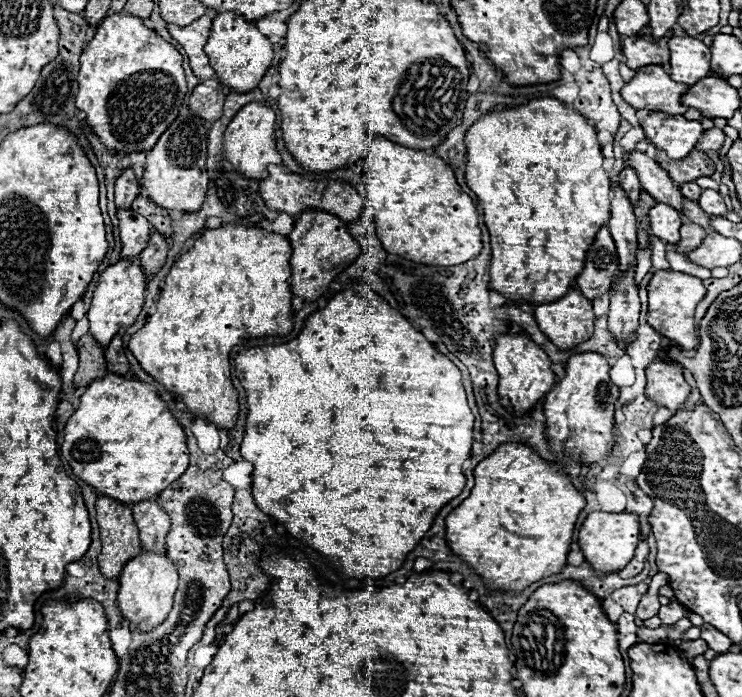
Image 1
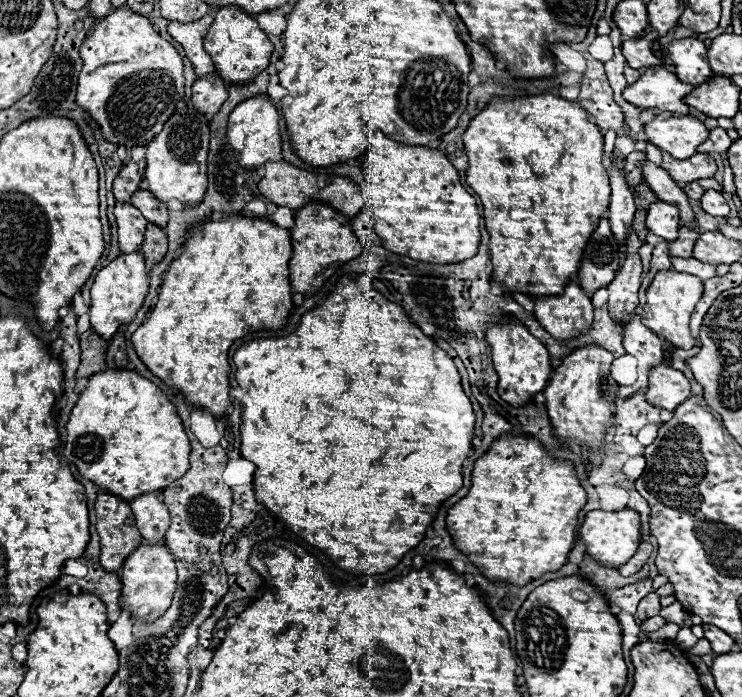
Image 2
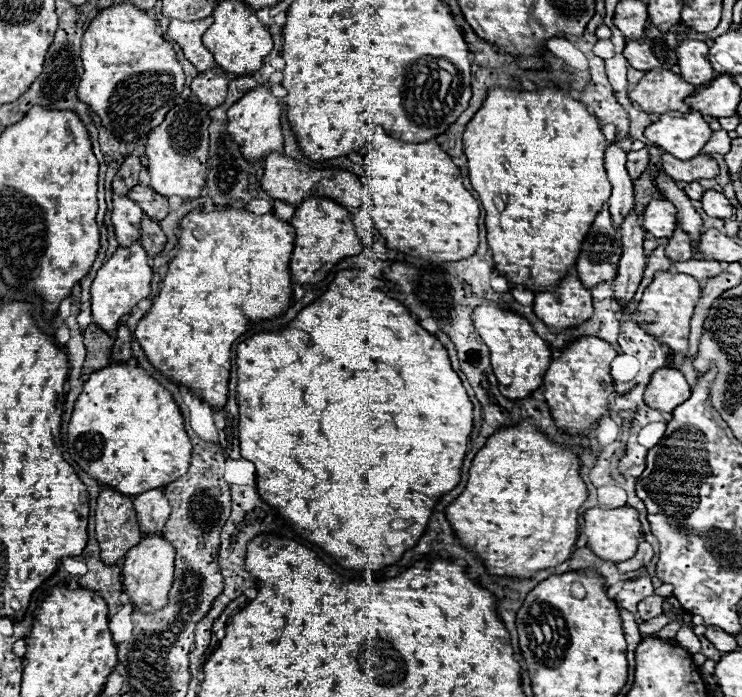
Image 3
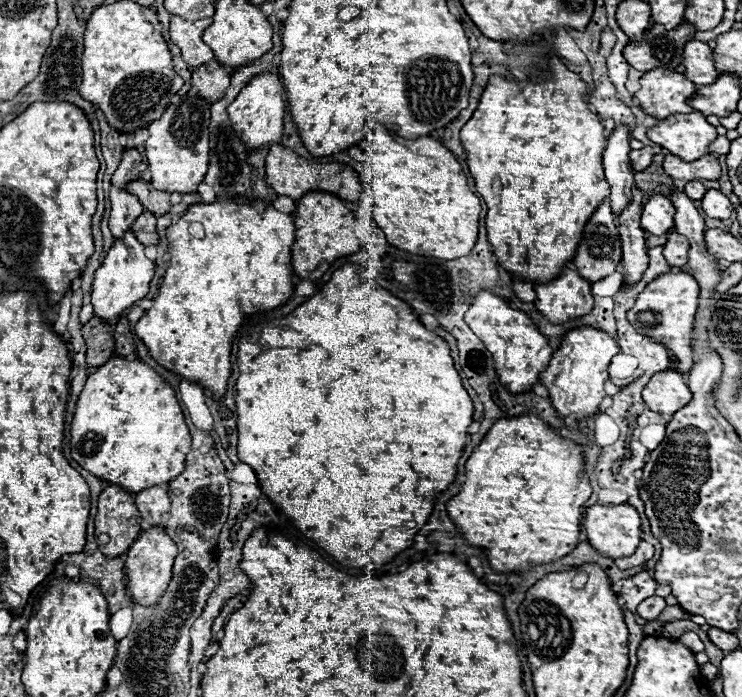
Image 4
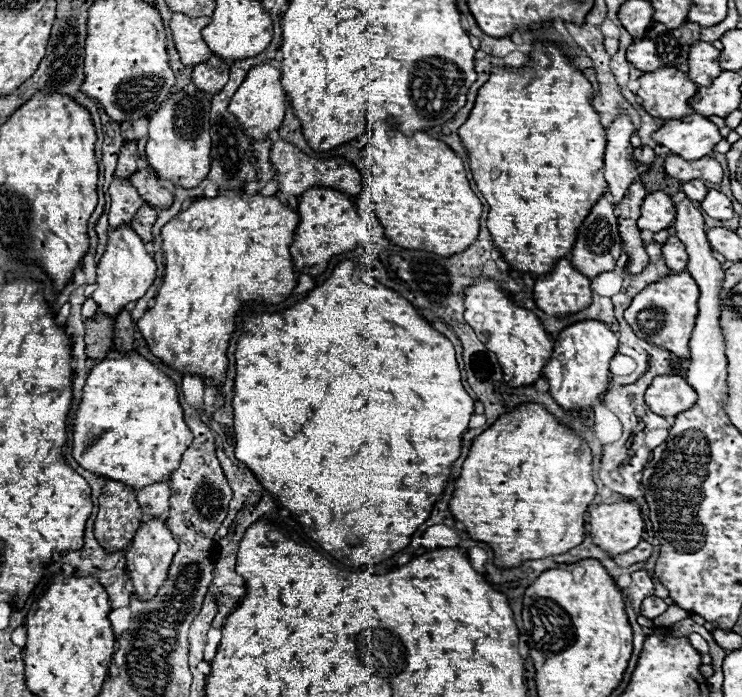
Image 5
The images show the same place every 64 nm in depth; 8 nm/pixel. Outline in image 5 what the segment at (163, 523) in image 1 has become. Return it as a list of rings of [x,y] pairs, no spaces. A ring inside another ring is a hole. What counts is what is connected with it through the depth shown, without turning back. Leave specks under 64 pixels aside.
[[[158,482],[158,484],[138,490],[136,498],[138,498],[138,504],[140,504],[146,520],[160,518],[162,514],[168,512],[168,498],[170,498],[168,482]]]

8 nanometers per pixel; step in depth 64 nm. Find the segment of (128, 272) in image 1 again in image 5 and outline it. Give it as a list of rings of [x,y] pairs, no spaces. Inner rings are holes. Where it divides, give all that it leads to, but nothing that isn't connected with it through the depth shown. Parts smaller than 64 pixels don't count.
[[[120,226],[118,230],[108,232],[108,246],[98,262],[98,288],[92,294],[92,300],[98,304],[98,310],[108,316],[116,316],[124,310],[128,302],[134,302],[146,294],[152,280],[156,276],[156,264],[154,258],[146,254],[144,242],[138,238],[138,234],[128,226]]]

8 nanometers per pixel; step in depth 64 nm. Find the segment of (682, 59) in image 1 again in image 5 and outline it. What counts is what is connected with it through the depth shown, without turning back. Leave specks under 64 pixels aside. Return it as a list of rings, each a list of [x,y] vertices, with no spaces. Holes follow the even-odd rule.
[[[696,42],[694,46],[690,46],[688,78],[694,80],[698,86],[710,86],[712,80],[718,78],[718,74],[722,72],[718,66],[718,56],[720,50],[716,50],[708,42]]]

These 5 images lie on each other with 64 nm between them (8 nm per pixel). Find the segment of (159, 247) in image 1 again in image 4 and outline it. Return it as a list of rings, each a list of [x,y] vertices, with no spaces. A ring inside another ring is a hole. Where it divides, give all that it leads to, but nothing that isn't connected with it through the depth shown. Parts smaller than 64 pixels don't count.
[[[144,212],[136,222],[132,232],[136,234],[136,238],[144,244],[144,246],[158,246],[160,244],[160,236],[156,232],[156,216],[150,212]]]

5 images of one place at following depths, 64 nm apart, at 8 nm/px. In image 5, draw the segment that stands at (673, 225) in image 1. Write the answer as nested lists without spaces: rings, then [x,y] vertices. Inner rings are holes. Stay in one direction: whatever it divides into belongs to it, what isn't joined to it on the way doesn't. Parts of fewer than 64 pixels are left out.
[[[664,192],[648,194],[642,202],[642,216],[638,218],[638,228],[650,230],[650,232],[666,230],[672,226],[674,214],[676,214],[676,208],[668,194]]]

